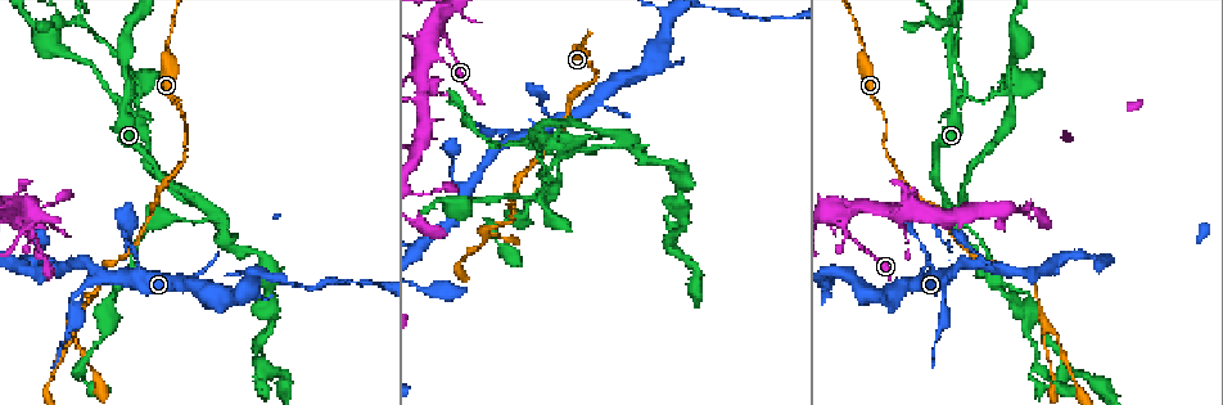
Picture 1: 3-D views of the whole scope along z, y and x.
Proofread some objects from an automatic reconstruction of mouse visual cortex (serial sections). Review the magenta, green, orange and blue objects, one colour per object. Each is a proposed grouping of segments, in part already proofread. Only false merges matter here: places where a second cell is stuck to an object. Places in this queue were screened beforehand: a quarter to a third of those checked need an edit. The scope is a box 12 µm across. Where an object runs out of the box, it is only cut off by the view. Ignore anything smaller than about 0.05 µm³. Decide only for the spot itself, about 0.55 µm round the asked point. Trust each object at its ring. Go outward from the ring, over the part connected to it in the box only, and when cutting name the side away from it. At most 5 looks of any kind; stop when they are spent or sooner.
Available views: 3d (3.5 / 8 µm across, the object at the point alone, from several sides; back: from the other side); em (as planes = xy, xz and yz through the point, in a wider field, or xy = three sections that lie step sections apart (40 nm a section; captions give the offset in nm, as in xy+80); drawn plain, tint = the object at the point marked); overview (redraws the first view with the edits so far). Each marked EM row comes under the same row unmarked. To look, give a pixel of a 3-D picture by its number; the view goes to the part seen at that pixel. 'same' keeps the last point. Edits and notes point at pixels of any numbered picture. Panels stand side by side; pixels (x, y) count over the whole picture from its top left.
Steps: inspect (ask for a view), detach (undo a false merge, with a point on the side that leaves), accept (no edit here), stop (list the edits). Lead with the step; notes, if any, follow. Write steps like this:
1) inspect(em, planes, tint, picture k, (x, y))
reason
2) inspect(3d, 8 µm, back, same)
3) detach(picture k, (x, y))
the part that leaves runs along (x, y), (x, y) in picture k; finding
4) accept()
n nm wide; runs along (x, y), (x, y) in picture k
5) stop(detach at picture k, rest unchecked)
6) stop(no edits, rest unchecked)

inspect(3d, 8 µm, picture 1, (1048, 328))
narrows sharply

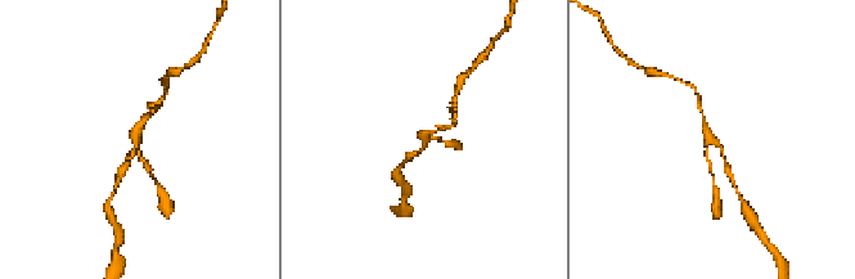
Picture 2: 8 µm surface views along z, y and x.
inspect(em, planes, tint, picture 2, (710, 138))
3 arms; arms of 100, 100, 150 nm; shape alone is not enough

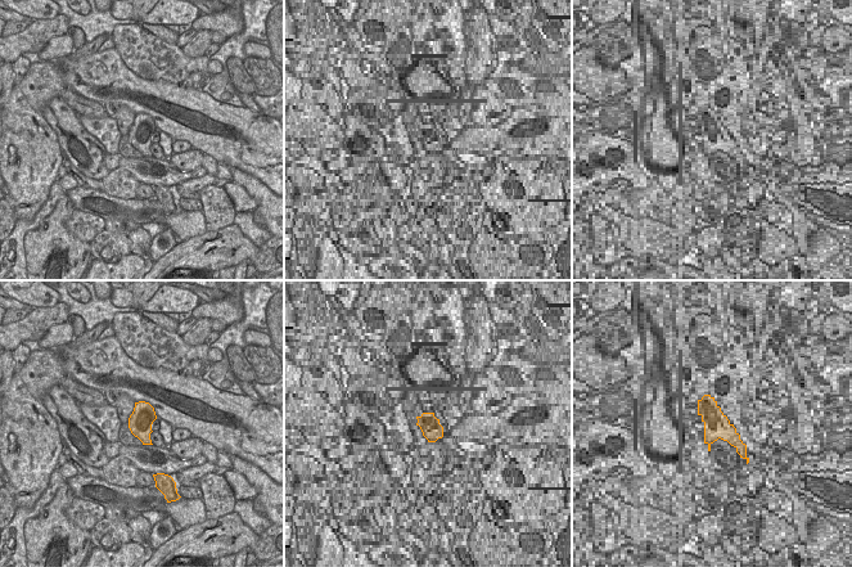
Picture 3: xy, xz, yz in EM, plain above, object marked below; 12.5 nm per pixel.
accept()
runs along (156, 107), (138, 127), (124, 166) in picture 2; one cell here

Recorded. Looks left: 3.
inspect(3d, 3.5 µm, picture 1, (114, 277))
side arm on a straight run

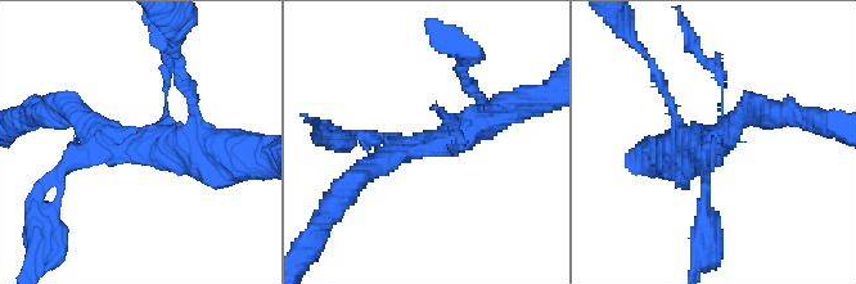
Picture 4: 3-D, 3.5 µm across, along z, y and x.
inspect(em, xy, step 5, tint, picture 4, (721, 146))

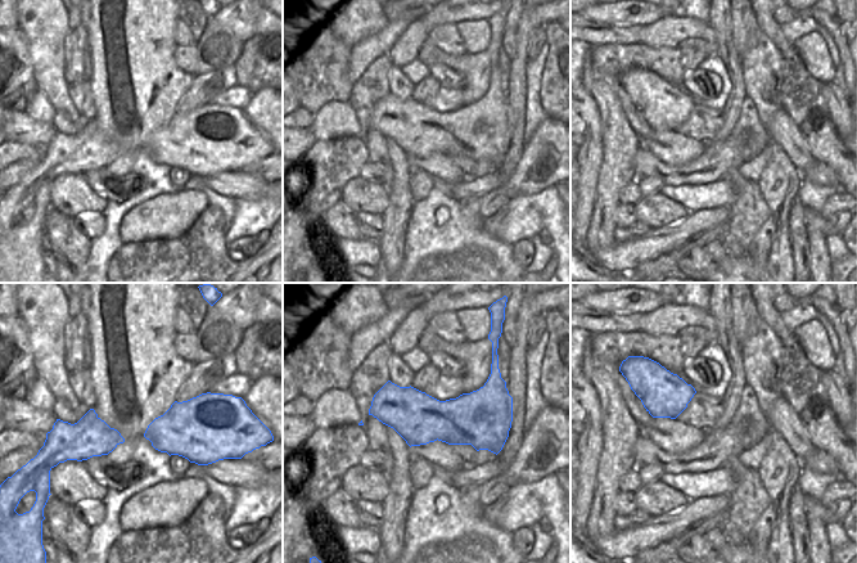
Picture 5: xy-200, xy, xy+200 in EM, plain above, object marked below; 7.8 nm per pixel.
detach(picture 4, (337, 139))
the part that leaves runs along (377, 138), (325, 131) in picture 4; two cells meet here

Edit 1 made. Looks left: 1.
stop(detach at picture 4, rest unchecked)

